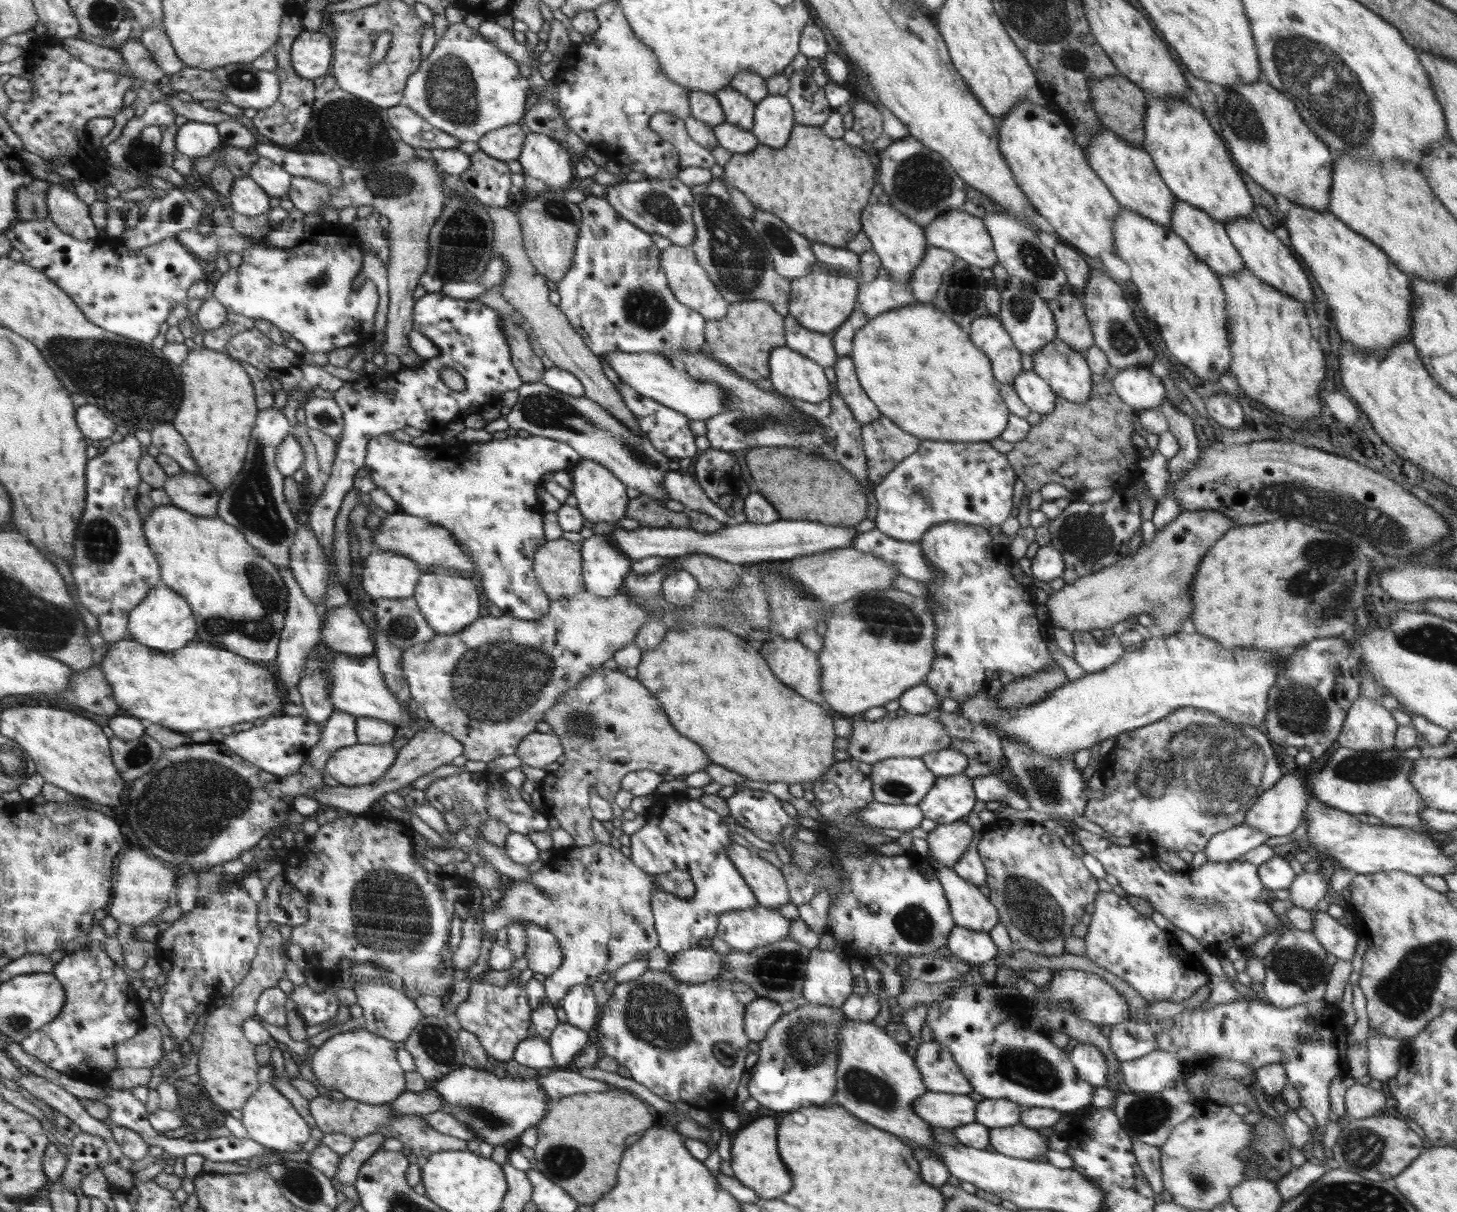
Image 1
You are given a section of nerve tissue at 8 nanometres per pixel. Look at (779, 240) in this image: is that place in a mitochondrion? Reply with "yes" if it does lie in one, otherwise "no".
yes

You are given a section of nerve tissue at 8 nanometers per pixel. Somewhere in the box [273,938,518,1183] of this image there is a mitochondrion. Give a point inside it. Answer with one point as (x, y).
(436, 1041)

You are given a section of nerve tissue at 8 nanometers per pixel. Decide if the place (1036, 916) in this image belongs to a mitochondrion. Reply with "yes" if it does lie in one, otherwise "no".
yes

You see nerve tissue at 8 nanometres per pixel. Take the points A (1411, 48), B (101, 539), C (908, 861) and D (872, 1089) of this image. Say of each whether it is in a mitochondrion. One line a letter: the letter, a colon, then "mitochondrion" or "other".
A: other
B: mitochondrion
C: other
D: mitochondrion

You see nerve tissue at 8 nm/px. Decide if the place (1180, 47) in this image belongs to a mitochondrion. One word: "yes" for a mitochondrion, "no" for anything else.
no

